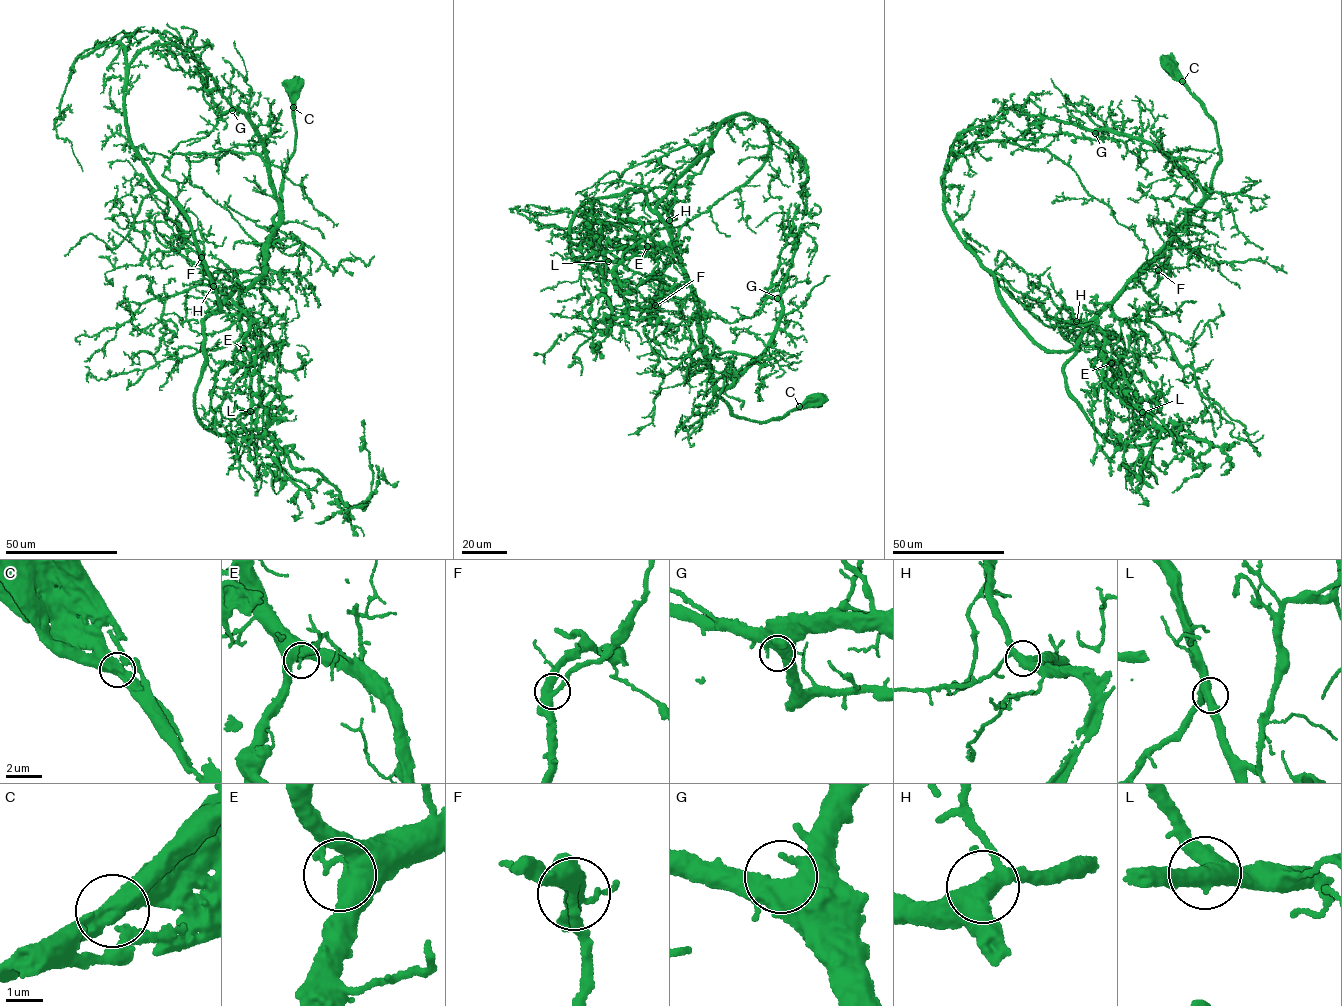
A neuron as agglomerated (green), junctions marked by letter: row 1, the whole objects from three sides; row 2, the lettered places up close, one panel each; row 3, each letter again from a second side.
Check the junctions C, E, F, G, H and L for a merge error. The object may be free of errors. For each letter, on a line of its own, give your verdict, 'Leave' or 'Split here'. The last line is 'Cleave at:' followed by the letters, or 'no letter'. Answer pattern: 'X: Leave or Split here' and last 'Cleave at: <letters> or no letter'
C: Leave
E: Leave
F: Leave
G: Leave
H: Leave
L: Leave
Cleave at: no letter

